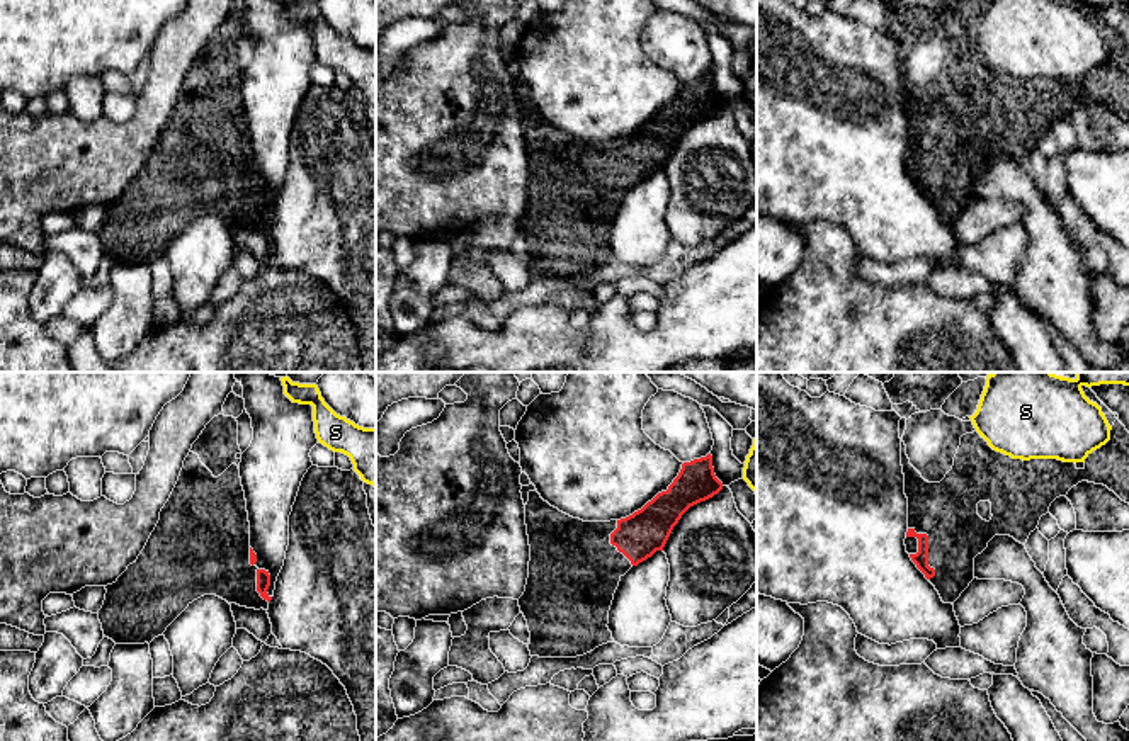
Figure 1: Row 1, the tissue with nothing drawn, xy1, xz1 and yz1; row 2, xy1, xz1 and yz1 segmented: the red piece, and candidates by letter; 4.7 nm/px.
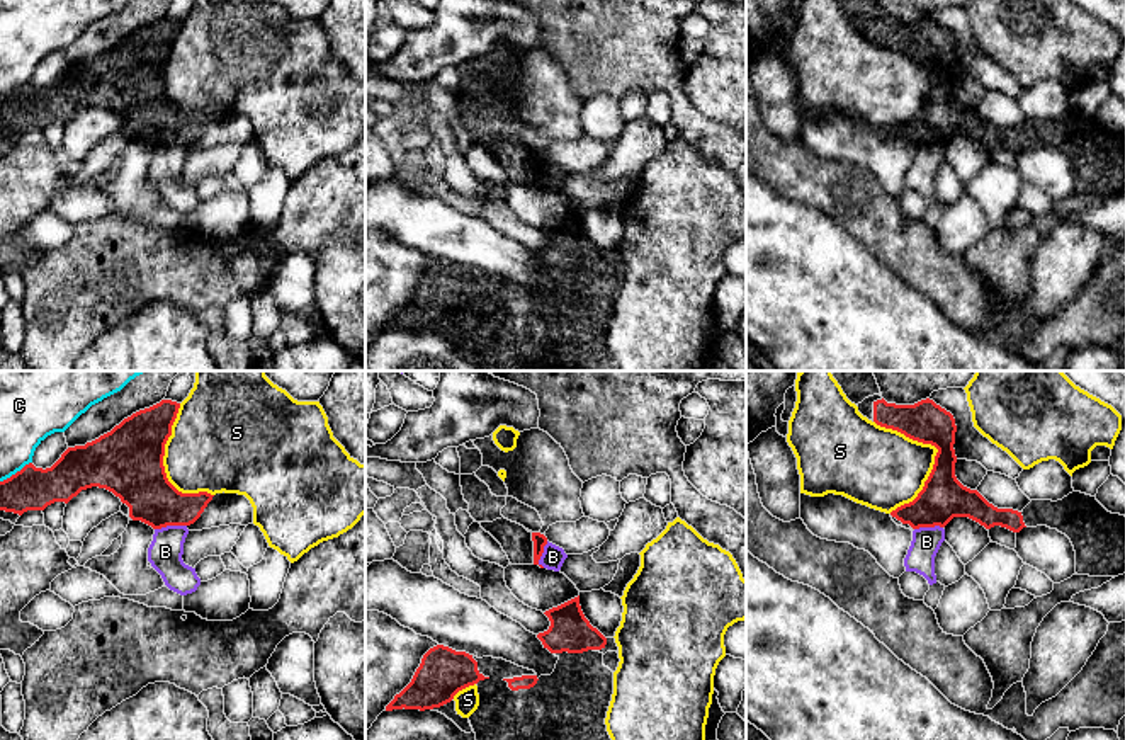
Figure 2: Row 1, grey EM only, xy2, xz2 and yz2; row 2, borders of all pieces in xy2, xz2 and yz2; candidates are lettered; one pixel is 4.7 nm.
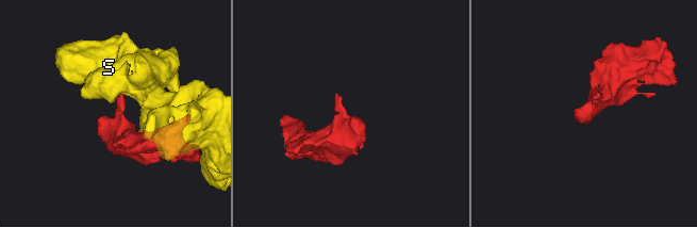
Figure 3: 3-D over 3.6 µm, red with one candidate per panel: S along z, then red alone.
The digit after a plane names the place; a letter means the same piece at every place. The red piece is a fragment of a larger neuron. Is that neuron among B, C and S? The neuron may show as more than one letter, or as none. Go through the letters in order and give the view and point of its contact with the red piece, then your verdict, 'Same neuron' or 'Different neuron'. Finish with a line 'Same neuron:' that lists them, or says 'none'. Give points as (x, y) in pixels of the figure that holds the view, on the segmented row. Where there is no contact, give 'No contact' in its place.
B: Touches red at xy2 (170, 524). Different neuron
C: Touches red at xy2 (17, 472). Different neuron
S: Touches red at yz2 (937, 455). Different neuron
Same neuron: none

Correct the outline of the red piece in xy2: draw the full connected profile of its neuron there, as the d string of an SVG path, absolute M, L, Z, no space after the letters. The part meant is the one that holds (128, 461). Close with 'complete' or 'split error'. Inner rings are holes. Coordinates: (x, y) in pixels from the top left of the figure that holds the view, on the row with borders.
M161 400L124 418L110 432L85 446L68 447L51 468L25 464L10 478L0 481L0 510L22 515L27 510L44 510L54 502L68 504L82 490L99 487L112 492L129 507L129 517L153 529L194 524L214 495L207 492L182 493L167 478L163 456L172 435L180 403Z | complete

